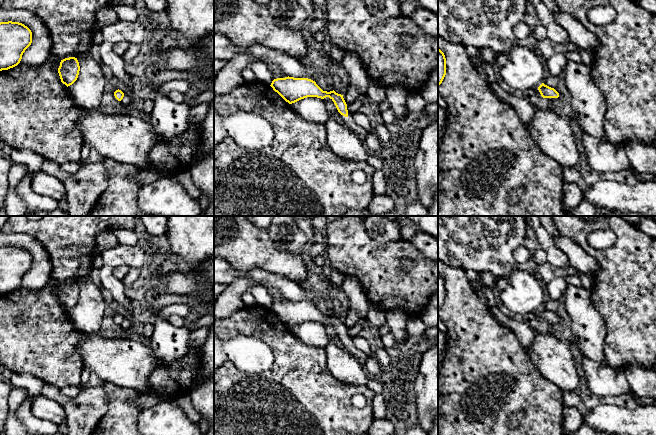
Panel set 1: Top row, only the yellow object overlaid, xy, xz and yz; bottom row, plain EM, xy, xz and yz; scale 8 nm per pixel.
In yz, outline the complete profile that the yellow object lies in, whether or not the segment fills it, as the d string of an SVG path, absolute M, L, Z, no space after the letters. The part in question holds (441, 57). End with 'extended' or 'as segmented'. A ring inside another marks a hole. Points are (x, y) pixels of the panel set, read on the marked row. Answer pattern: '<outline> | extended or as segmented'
M438 48L438 87L446 75L446 58L444 53Z | as segmented

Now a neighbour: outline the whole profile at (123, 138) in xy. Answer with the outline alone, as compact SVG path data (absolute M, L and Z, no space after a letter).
M83 108L77 125L84 143L97 150L101 156L117 163L135 165L141 170L148 168L150 151L159 139L159 135L147 120L125 113L103 114L100 110Z

